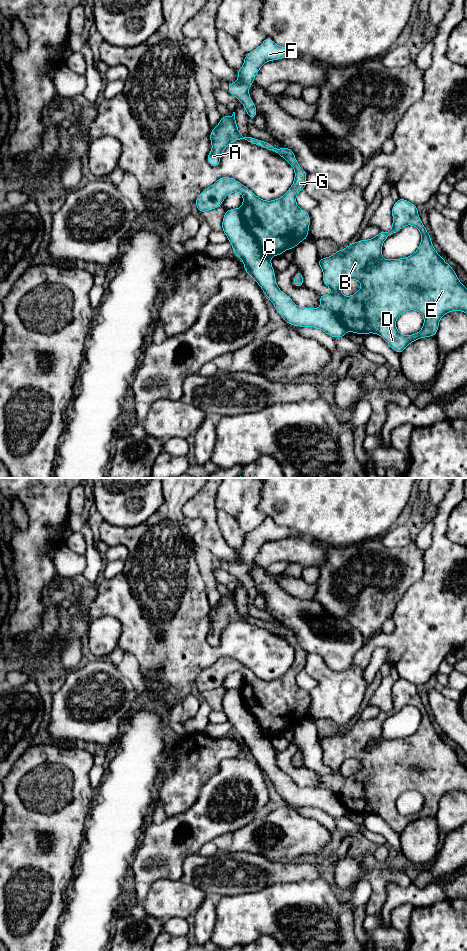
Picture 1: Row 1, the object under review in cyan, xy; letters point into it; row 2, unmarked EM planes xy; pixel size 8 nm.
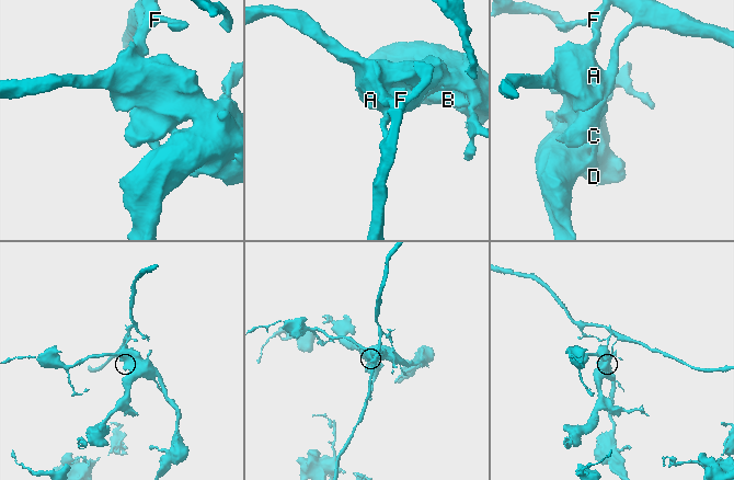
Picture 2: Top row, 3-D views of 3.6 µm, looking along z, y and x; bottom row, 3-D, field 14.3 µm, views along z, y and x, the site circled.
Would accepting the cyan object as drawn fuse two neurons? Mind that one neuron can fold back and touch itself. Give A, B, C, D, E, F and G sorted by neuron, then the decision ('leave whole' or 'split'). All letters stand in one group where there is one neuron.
A B D E F G / C | split

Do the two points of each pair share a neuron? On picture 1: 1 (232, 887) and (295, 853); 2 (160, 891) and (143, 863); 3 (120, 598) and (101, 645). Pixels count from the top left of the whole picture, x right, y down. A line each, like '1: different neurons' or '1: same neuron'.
1: different neurons
2: different neurons
3: different neurons

